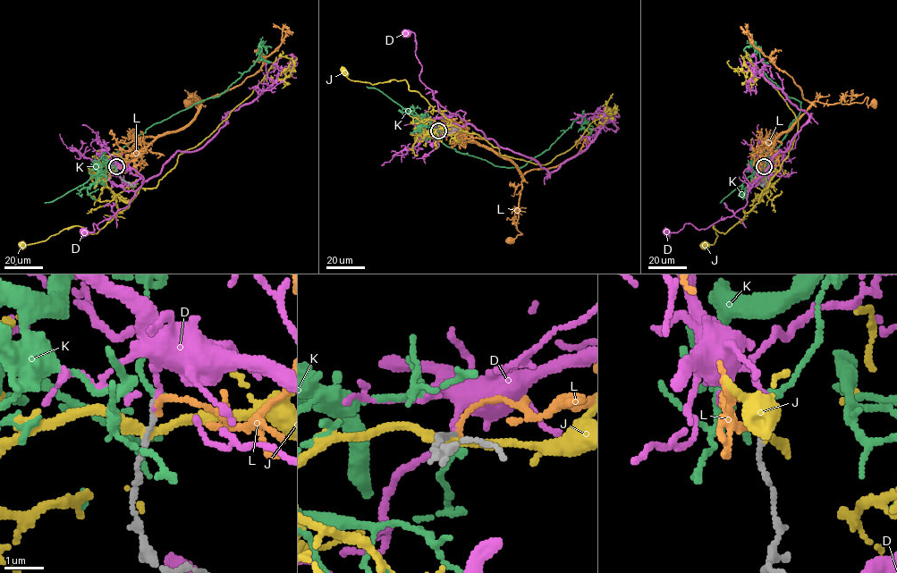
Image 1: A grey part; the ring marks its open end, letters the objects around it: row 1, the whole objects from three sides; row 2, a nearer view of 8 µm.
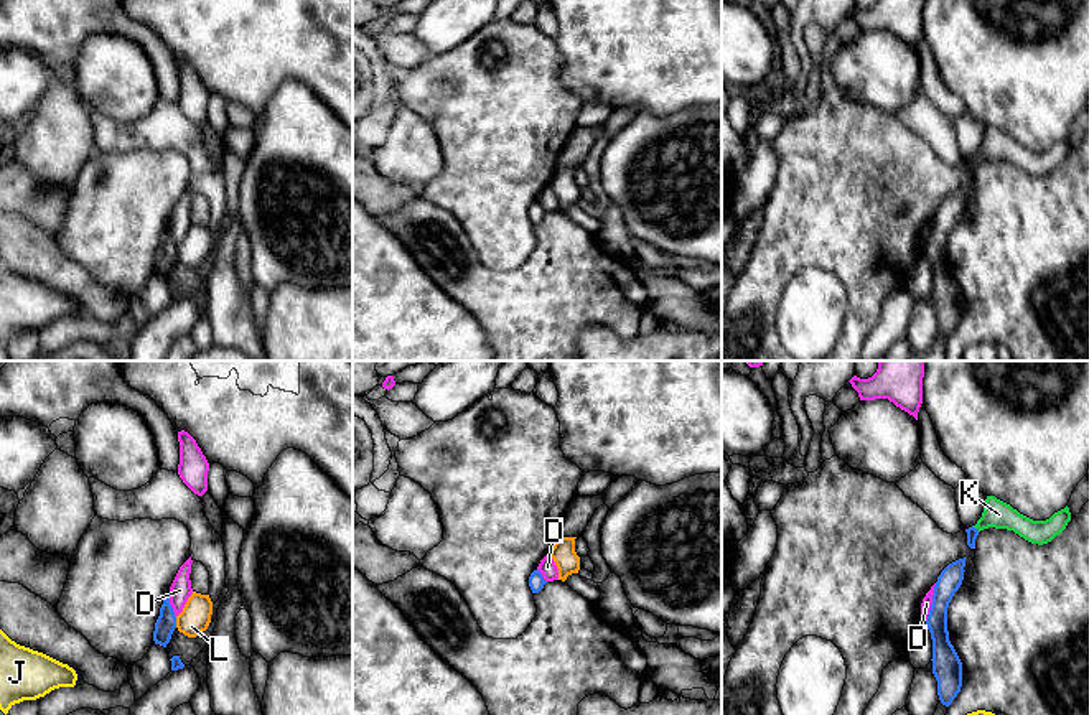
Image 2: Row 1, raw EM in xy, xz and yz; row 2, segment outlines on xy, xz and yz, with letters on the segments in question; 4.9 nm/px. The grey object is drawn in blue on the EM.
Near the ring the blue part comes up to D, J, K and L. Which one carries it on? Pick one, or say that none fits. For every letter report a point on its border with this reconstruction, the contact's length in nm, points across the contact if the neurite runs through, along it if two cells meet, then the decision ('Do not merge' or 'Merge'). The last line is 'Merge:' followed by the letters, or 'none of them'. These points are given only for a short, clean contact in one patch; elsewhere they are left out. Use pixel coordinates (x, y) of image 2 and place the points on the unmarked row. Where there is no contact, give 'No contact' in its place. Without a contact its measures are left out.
D: Touches blue at yz (933, 233). Shared border 190 nm. Do not merge
J: No contact. Do not merge
K: Touches blue at yz (974, 158). Shared border 50 nm. Path across: yz (972, 163), (974, 158), (999, 145). Merge
L: Touches blue at xy (175, 252). Shared border 60 nm. Boundary: xy (175, 247), (177, 257). Do not merge
Merge: K

